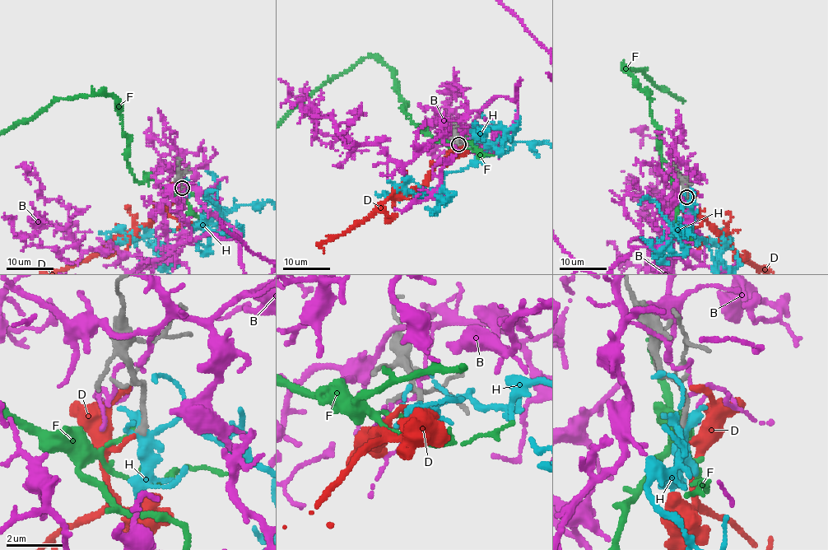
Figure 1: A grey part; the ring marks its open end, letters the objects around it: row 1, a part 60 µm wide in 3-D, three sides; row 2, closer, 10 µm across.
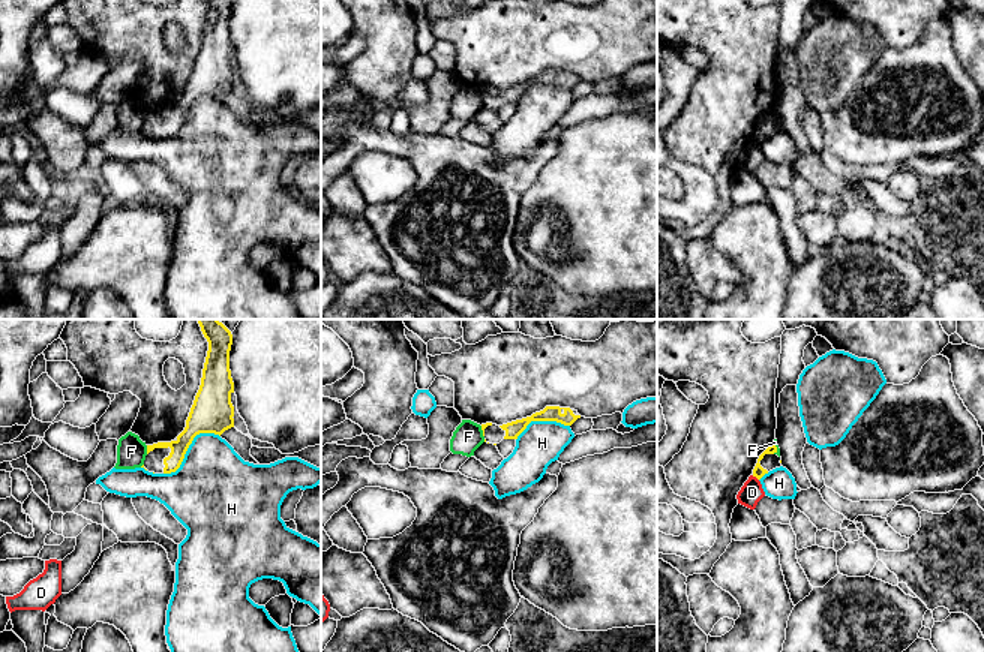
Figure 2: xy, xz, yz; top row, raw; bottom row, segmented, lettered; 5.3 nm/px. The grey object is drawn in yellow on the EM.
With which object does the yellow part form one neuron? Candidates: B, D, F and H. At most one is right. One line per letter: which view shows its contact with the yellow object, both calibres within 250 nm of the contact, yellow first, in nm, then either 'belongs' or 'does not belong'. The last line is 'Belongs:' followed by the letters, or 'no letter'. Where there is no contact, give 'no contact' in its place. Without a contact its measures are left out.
B: no contact; does not belong
D: contact in yz; calibres 60 and 120 nm; does not belong
F: contact in xy; calibres 90 and 160 nm; does not belong
H: contact in xy; calibres 220 and 420 nm; does not belong
Belongs: no letter

